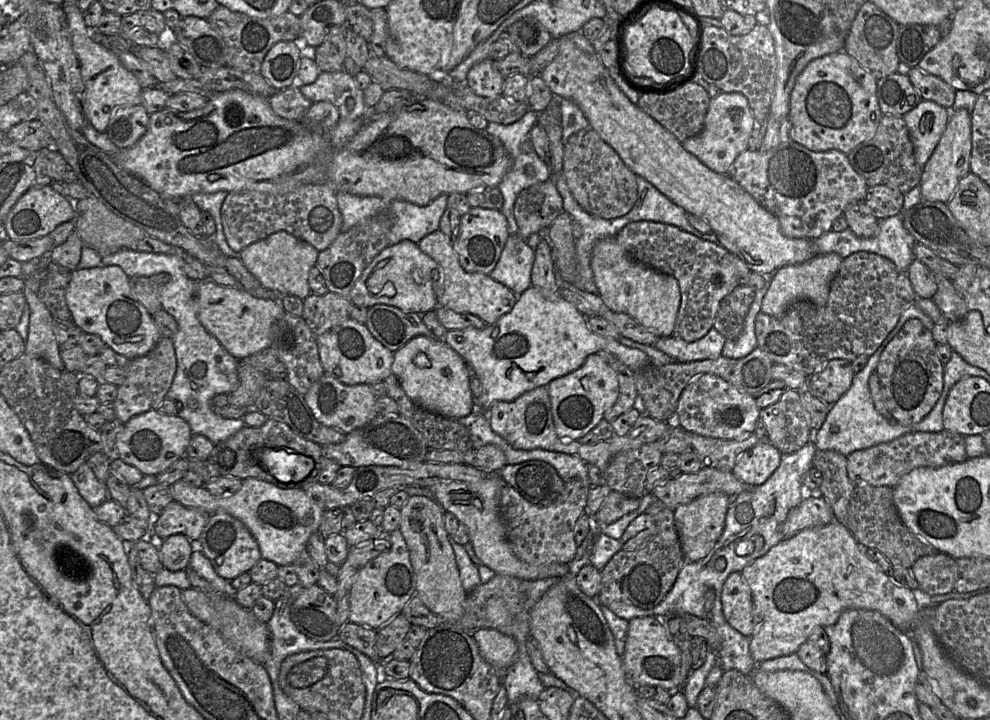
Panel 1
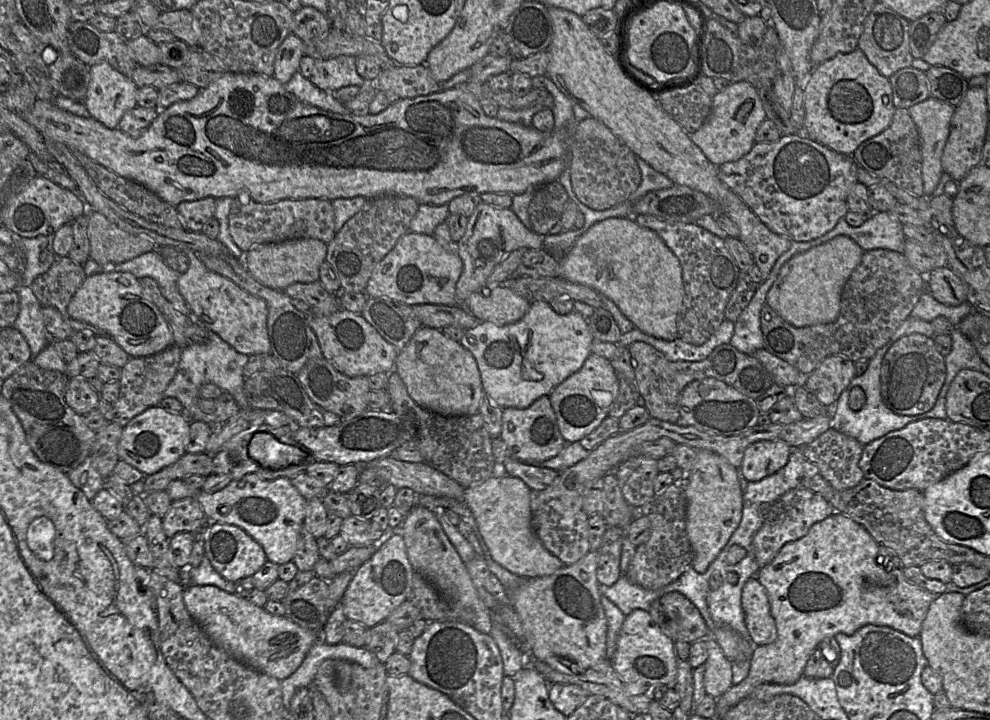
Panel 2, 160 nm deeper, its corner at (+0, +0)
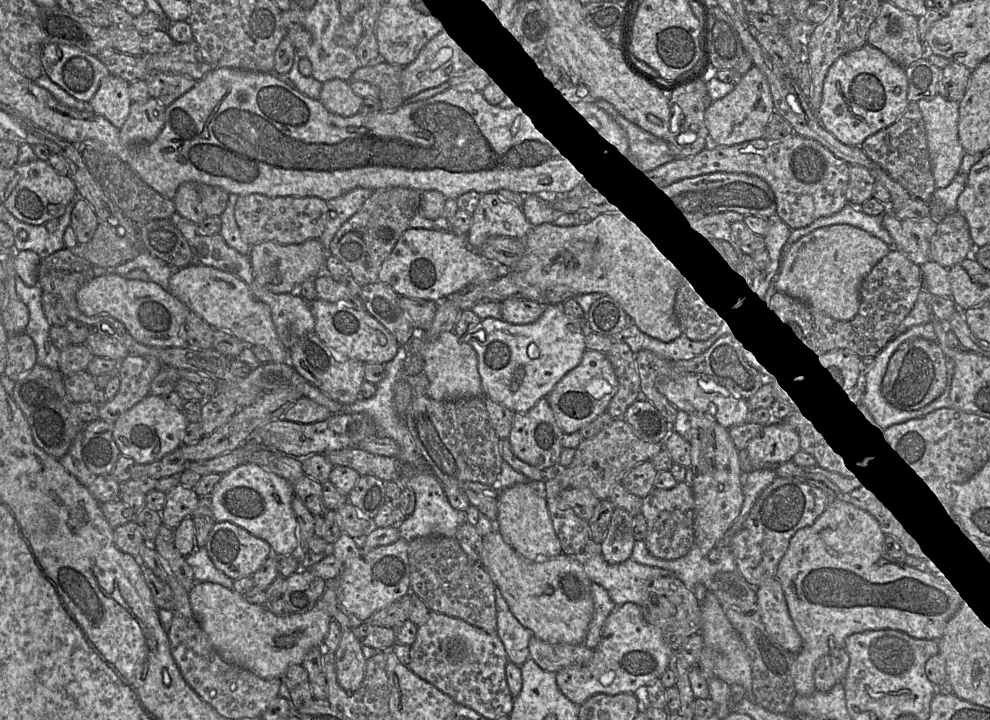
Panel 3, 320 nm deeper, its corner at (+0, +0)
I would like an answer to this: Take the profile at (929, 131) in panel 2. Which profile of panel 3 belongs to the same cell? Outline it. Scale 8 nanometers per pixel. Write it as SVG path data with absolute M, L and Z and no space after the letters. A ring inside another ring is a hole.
M937 94L929 100L917 102L925 124L931 173L937 188L945 188L958 174L965 151L959 142L959 102L949 101Z

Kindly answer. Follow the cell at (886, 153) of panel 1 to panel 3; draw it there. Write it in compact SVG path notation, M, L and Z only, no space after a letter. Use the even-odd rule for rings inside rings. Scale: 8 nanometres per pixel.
M909 102L893 124L867 137L860 148L875 166L886 171L912 197L923 201L931 198L936 186L930 168L925 124L916 102Z

